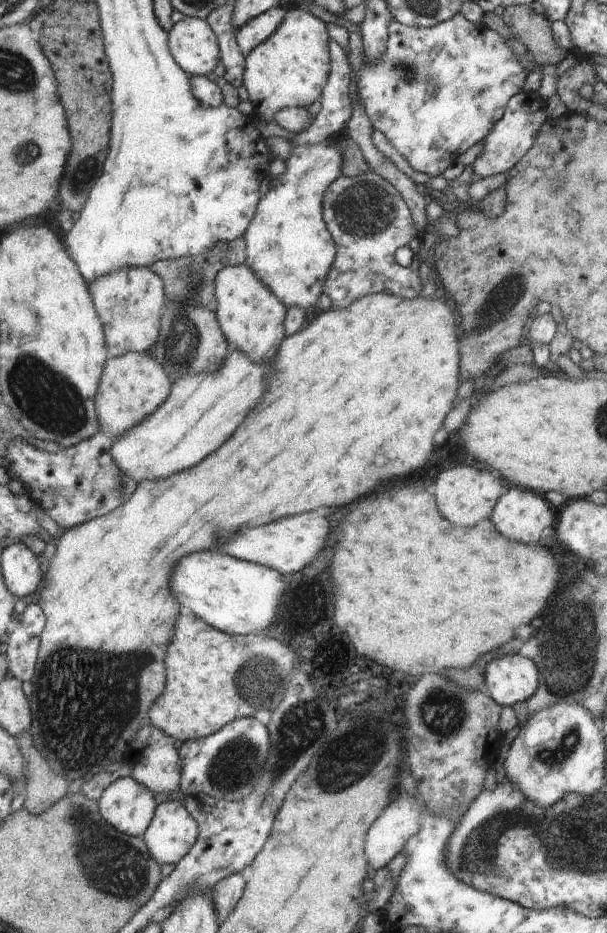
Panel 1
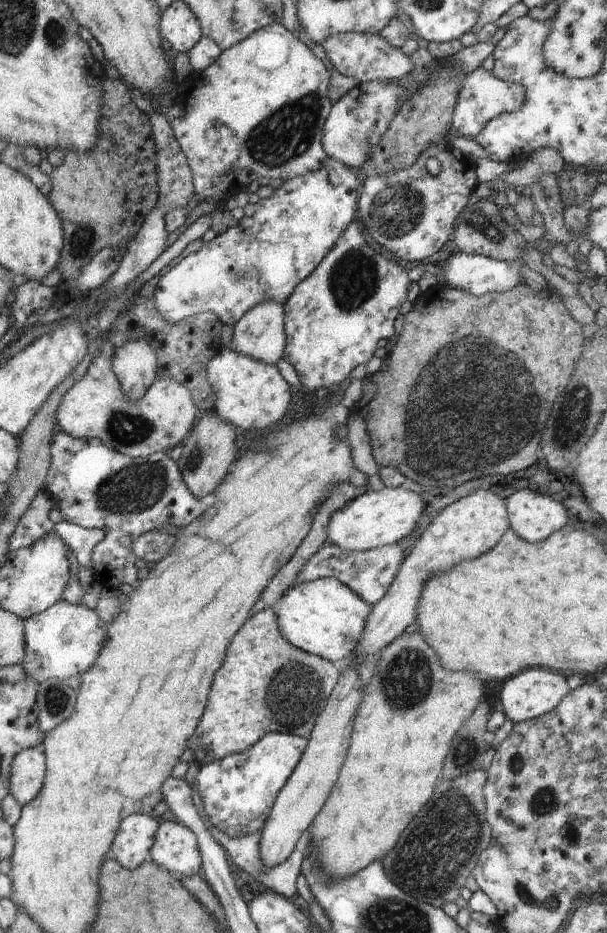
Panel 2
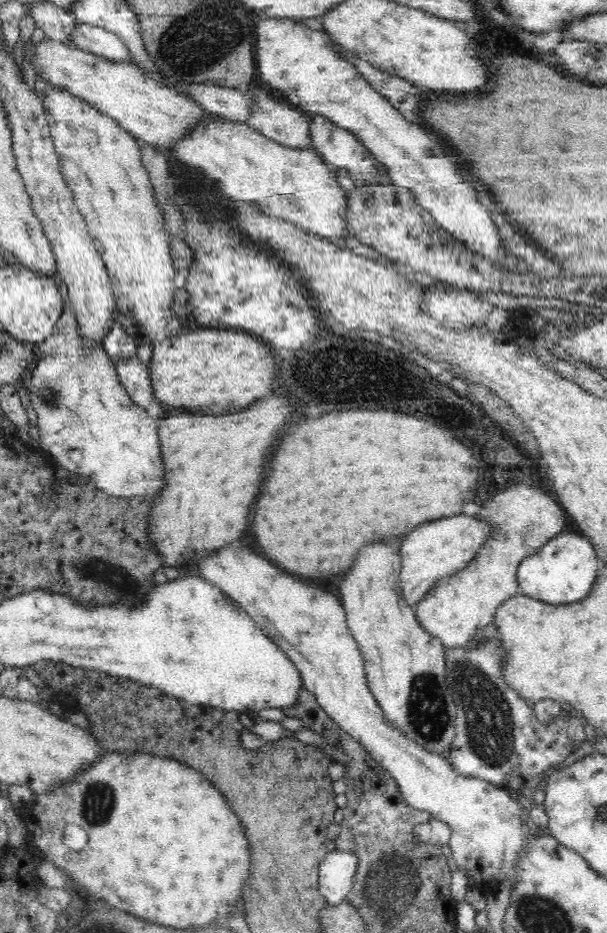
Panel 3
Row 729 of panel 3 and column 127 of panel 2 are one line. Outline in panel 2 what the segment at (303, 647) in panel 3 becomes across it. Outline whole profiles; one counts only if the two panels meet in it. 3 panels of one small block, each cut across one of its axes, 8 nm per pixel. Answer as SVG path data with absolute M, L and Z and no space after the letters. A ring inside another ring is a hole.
M131 340L114 349L112 370L128 400L136 402L146 396L146 391L157 377L158 359L145 340Z

